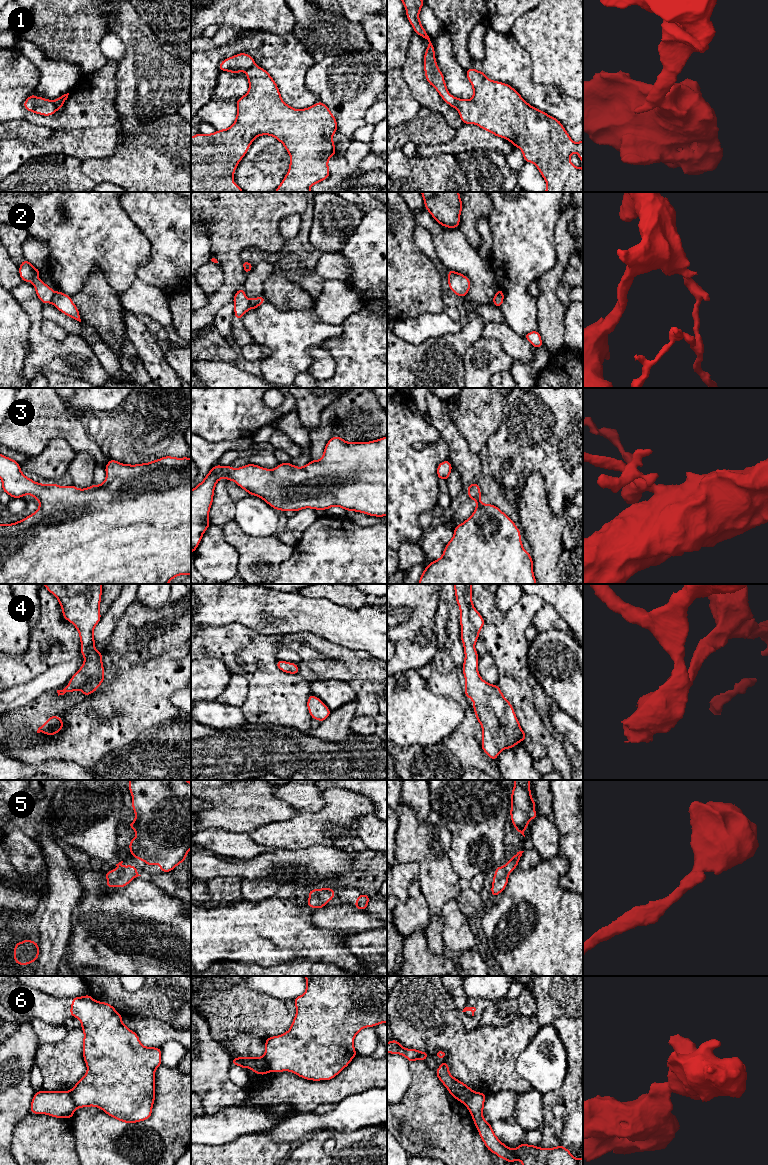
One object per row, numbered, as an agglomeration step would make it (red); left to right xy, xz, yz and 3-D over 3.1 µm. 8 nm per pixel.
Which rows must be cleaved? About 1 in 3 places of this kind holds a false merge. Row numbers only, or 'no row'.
1, 2, 6

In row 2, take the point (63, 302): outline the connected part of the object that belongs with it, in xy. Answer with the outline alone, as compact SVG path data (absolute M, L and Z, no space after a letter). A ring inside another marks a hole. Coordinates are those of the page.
M61 291L55 292L51 303L63 314L81 322L79 310L73 303L71 296L64 294Z

